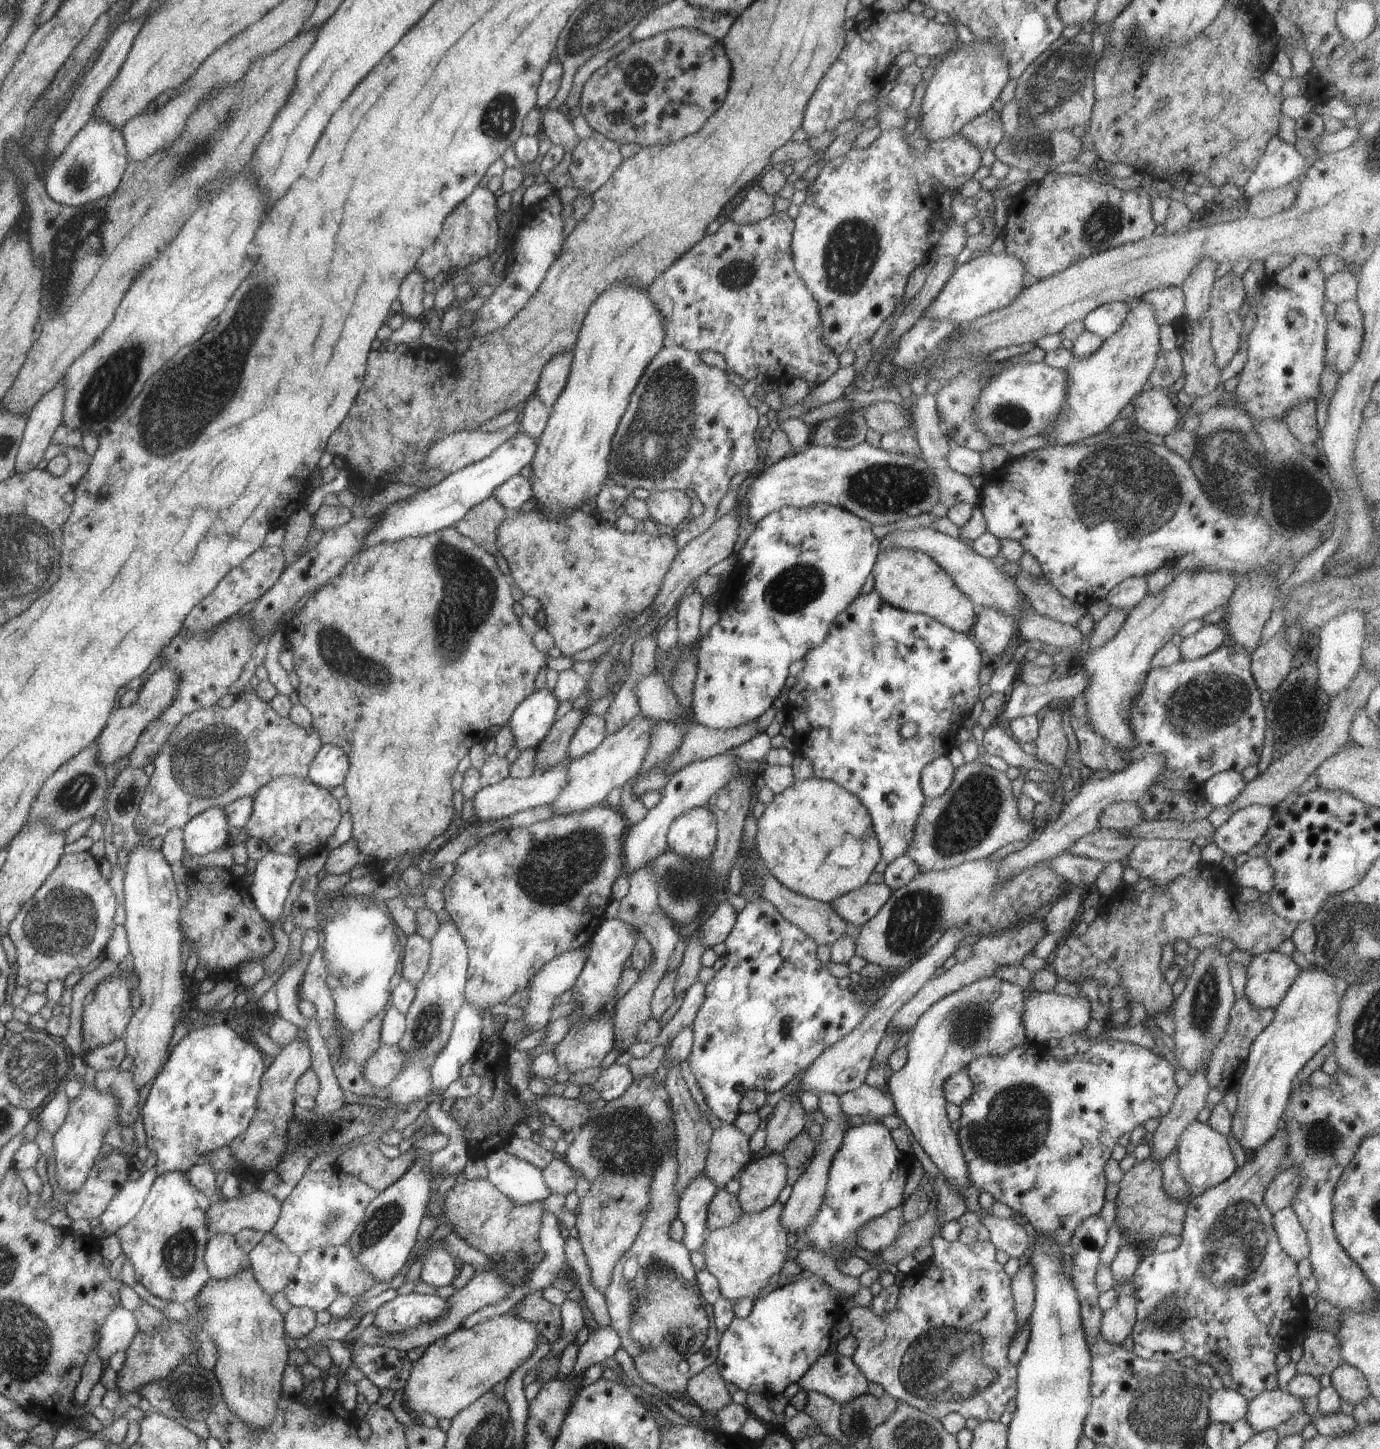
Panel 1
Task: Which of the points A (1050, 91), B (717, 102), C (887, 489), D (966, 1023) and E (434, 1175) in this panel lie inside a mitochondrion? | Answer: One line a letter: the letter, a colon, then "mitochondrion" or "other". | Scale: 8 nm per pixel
A: mitochondrion
B: other
C: mitochondrion
D: mitochondrion
E: other

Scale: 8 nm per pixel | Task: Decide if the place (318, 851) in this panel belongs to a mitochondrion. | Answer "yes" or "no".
no

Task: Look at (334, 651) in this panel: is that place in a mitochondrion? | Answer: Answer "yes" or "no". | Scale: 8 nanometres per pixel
yes

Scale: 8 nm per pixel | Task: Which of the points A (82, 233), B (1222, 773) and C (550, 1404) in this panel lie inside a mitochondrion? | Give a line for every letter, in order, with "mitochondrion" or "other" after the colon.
A: mitochondrion
B: other
C: other

